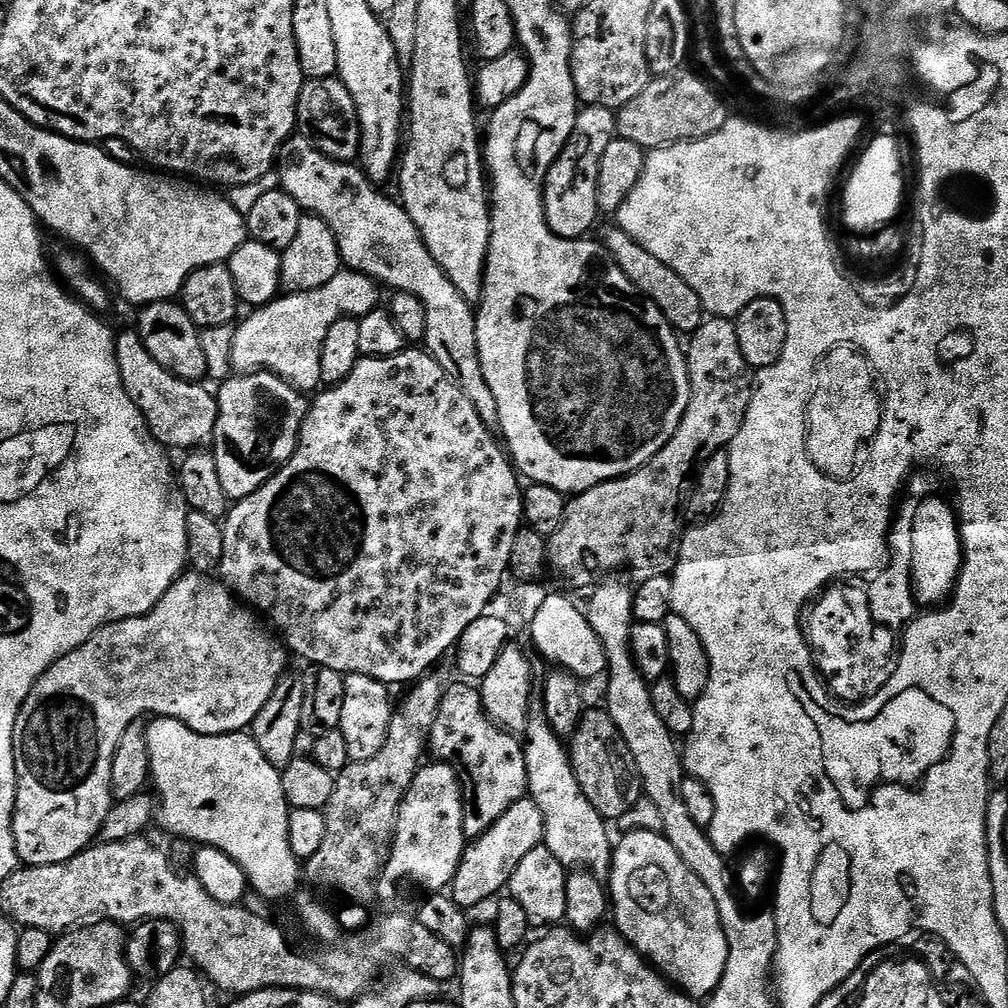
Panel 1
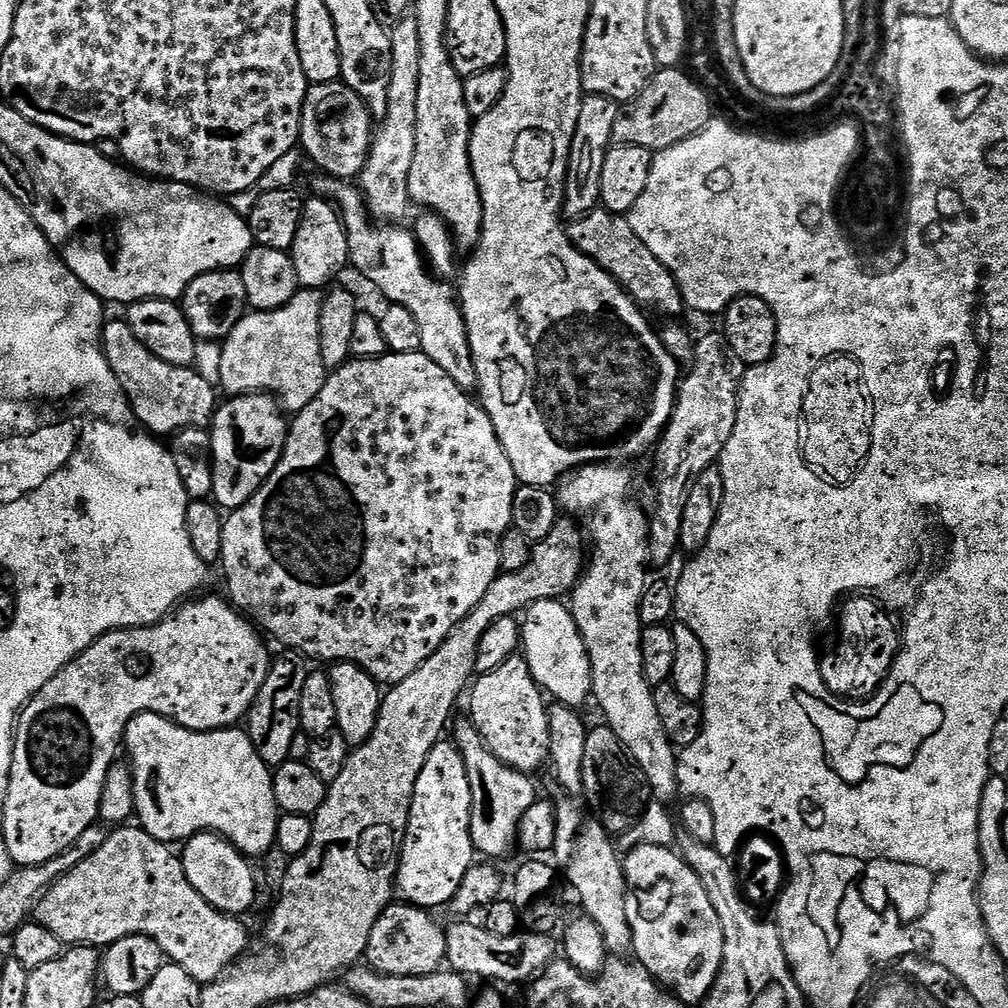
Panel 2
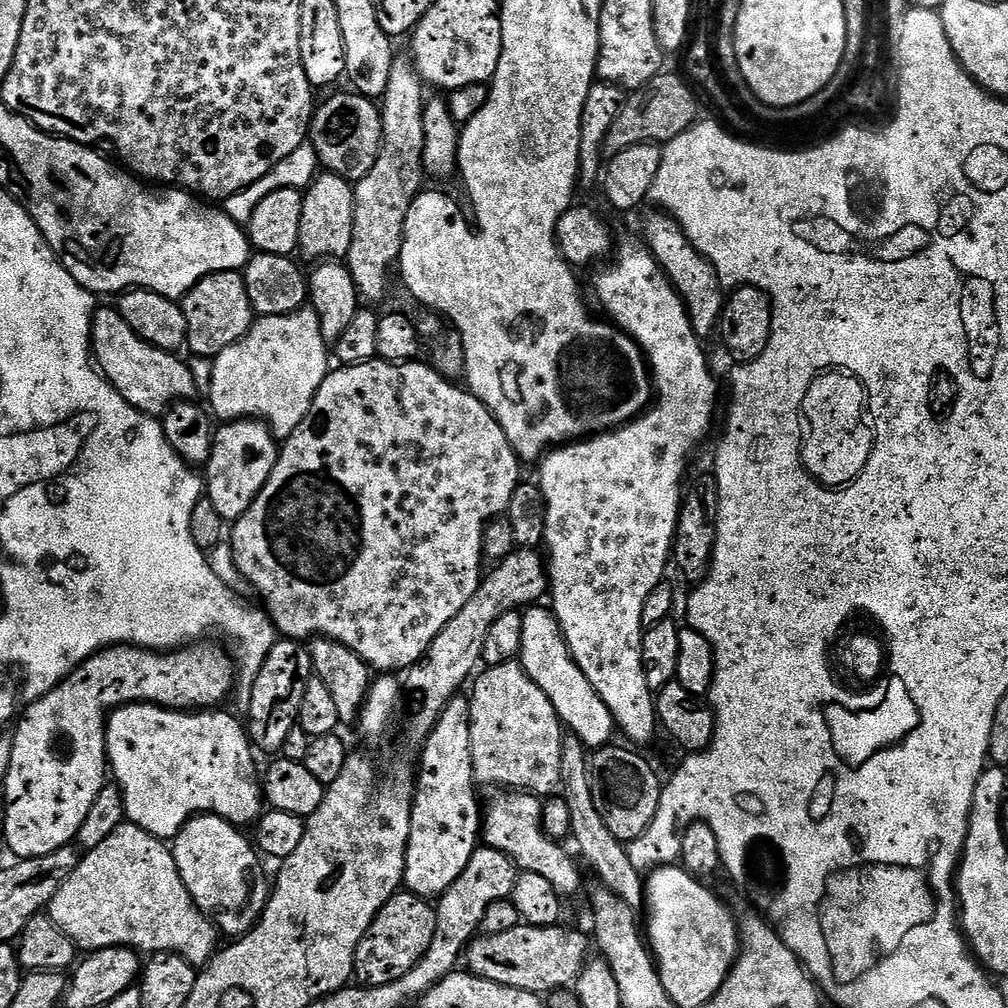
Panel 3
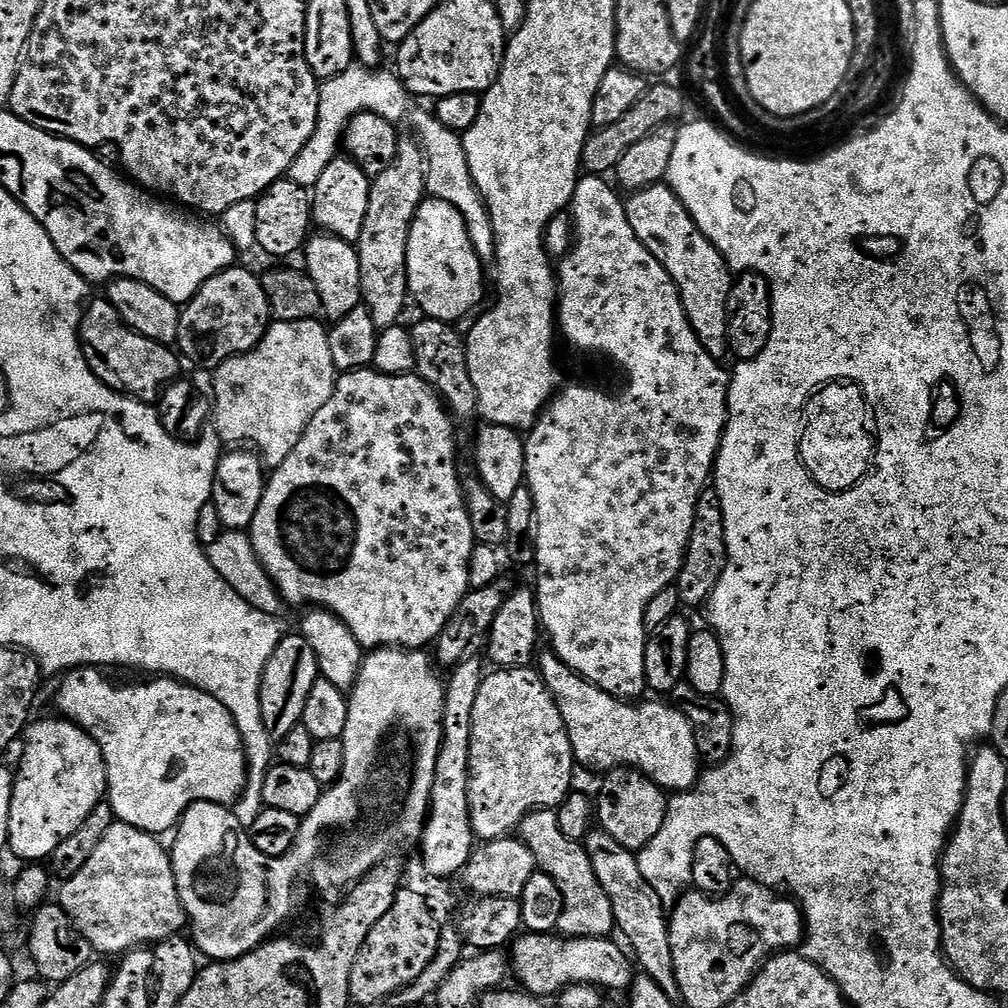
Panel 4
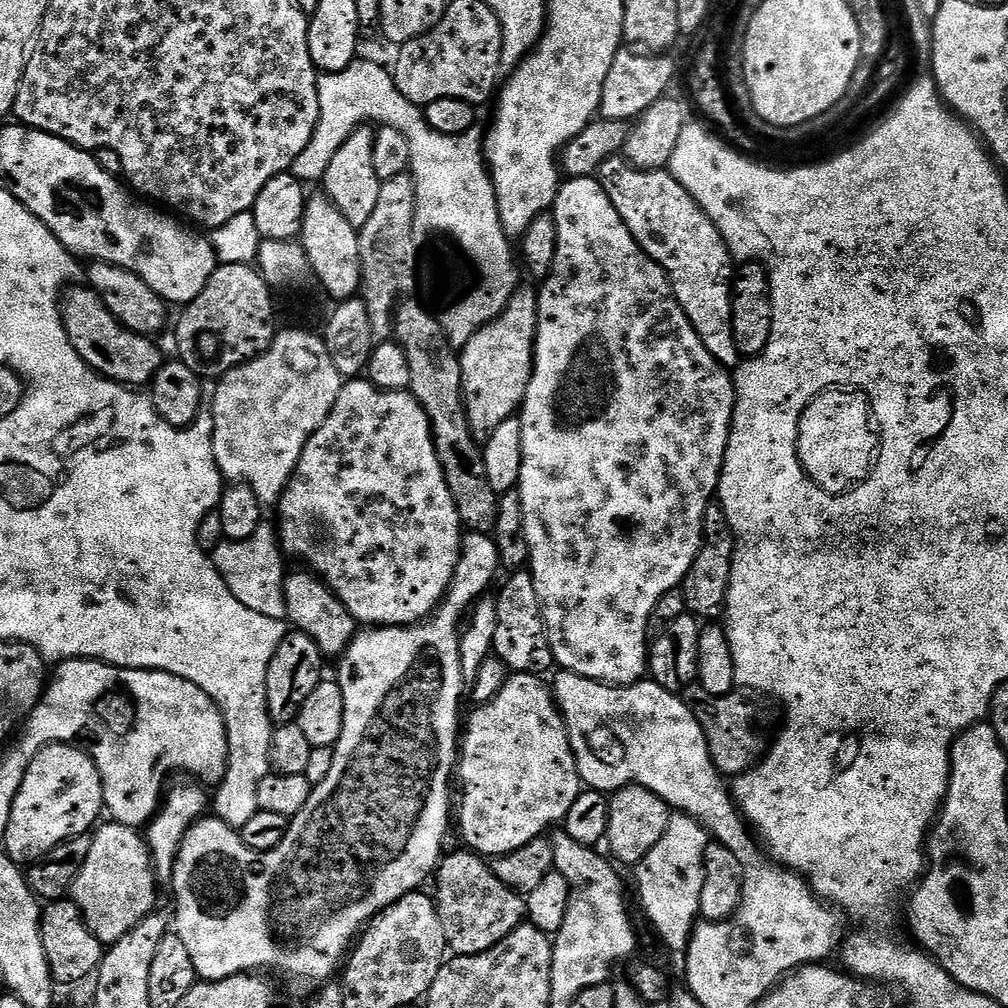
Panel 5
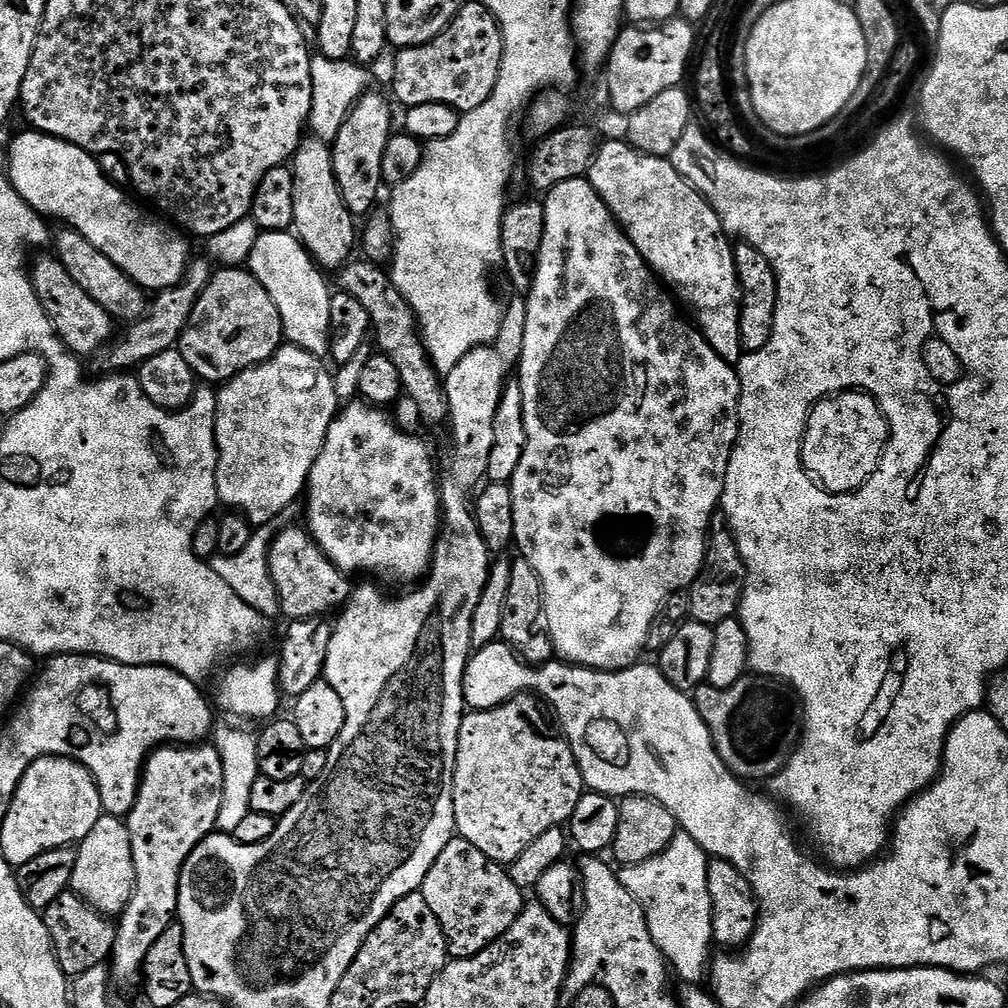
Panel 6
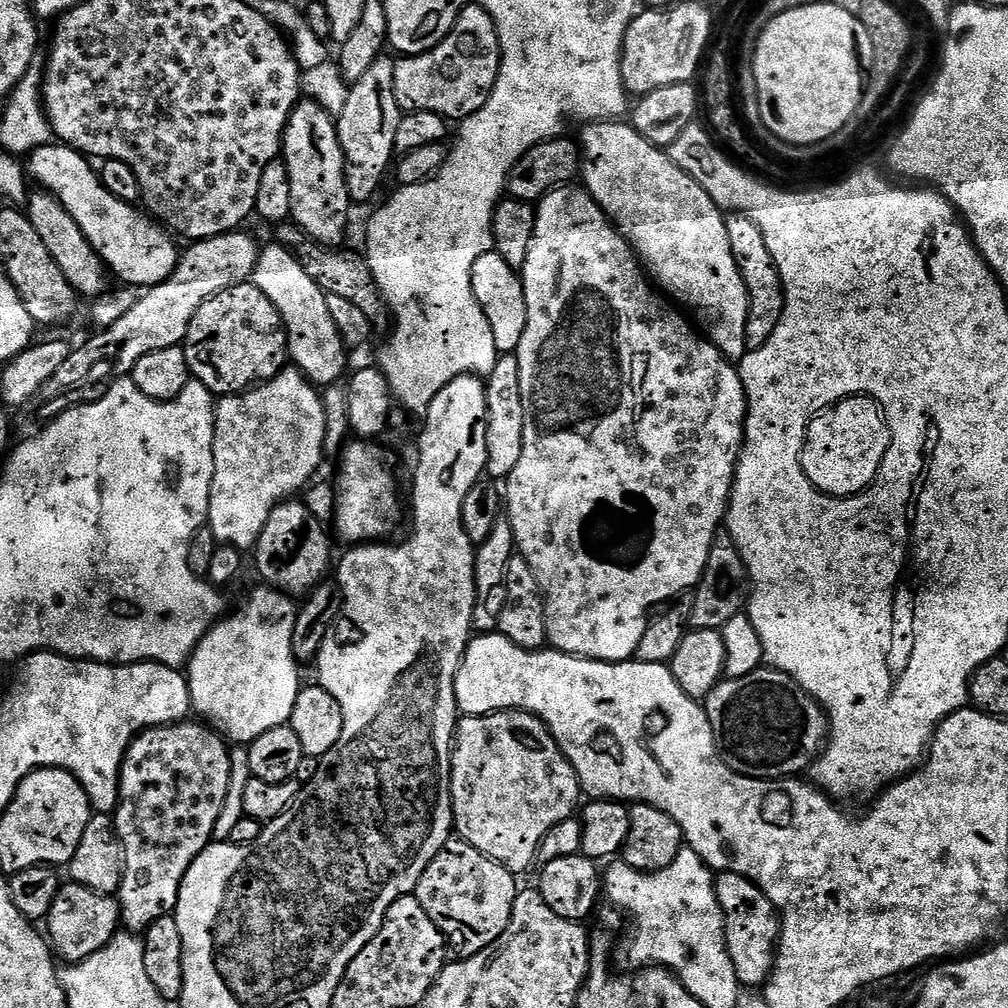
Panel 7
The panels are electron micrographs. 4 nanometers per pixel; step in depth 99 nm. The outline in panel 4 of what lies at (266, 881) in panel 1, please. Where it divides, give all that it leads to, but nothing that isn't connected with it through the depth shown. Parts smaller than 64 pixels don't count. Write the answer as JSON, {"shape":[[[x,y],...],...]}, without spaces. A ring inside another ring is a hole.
{"shape":[[[96,666],[71,669],[61,679],[65,680],[60,684],[60,693],[56,696],[56,704],[60,707],[59,715],[61,717],[71,720],[82,730],[89,732],[98,742],[98,746],[102,750],[102,758],[106,762],[106,770],[108,771],[106,800],[107,803],[112,805],[113,817],[119,823],[129,824],[138,830],[153,834],[161,834],[160,832],[168,831],[168,833],[171,833],[179,825],[181,818],[184,817],[185,810],[194,802],[205,800],[206,802],[214,802],[225,806],[235,805],[248,784],[248,759],[244,753],[242,738],[238,734],[238,726],[234,722],[230,710],[226,710],[226,706],[222,706],[222,702],[218,702],[218,698],[206,694],[201,688],[193,688],[191,684],[183,683],[175,678],[152,678],[149,679],[152,680],[149,684],[115,684],[114,681],[107,680],[100,672],[103,671]]]}

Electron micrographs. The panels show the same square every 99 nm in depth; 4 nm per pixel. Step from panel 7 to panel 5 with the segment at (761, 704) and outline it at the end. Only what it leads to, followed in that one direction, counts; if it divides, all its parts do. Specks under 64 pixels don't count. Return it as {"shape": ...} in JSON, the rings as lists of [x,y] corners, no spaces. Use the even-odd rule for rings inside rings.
{"shape":[[[695,683],[683,692],[682,699],[694,714],[694,718],[698,718],[698,726],[702,726],[702,734],[706,734],[710,758],[721,777],[735,778],[741,776],[743,772],[747,772],[765,755],[766,740],[764,744],[764,735],[768,732],[768,720],[766,717],[760,716],[759,710],[756,709],[757,697],[755,695],[734,690],[725,696],[715,696],[714,694],[706,694],[706,690],[702,690],[699,683]]]}

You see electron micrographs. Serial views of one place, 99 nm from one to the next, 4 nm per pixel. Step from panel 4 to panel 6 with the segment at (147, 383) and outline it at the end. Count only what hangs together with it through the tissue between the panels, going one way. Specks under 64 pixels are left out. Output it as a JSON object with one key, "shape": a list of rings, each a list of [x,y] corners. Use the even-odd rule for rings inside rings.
{"shape":[[[48,254],[36,265],[31,265],[30,275],[34,290],[56,325],[56,335],[60,337],[65,349],[80,358],[95,357],[112,336],[112,316],[106,314],[106,310],[102,310],[102,306],[98,306],[98,302],[94,302],[94,298],[90,298],[90,294],[86,294],[86,290],[82,290],[82,286],[78,286],[74,278],[70,278],[70,274],[66,274],[66,266],[62,266],[55,255]]]}

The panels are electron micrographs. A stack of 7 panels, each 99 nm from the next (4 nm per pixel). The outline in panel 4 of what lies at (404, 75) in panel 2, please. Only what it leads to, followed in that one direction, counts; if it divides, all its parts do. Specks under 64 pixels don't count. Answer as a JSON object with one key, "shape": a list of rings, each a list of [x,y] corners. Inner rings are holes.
{"shape":[[[401,137],[394,162],[382,174],[372,180],[369,209],[366,210],[366,219],[362,226],[362,234],[356,241],[362,281],[361,301],[378,330],[391,328],[396,323],[399,323],[402,318],[400,314],[404,308],[404,304],[408,302],[406,246],[409,240],[409,228],[411,228],[417,208],[426,196],[426,191],[427,164],[423,149],[413,137]]]}

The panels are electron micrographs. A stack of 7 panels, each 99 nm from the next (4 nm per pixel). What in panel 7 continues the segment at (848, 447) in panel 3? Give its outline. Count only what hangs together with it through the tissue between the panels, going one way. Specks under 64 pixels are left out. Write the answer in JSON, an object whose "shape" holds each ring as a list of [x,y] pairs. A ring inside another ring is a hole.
{"shape":[[[847,396],[809,422],[800,455],[802,470],[815,491],[837,498],[854,496],[876,480],[891,441],[880,405],[871,396]]]}

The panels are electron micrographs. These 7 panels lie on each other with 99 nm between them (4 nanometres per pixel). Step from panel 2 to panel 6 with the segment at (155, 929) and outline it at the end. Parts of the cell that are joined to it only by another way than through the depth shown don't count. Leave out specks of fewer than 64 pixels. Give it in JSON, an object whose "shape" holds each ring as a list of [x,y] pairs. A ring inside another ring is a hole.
{"shape":[[[101,815],[100,820],[94,822],[94,830],[90,830],[78,845],[71,891],[103,916],[116,918],[126,910],[134,894],[135,882],[134,854],[127,823],[119,816]]]}

